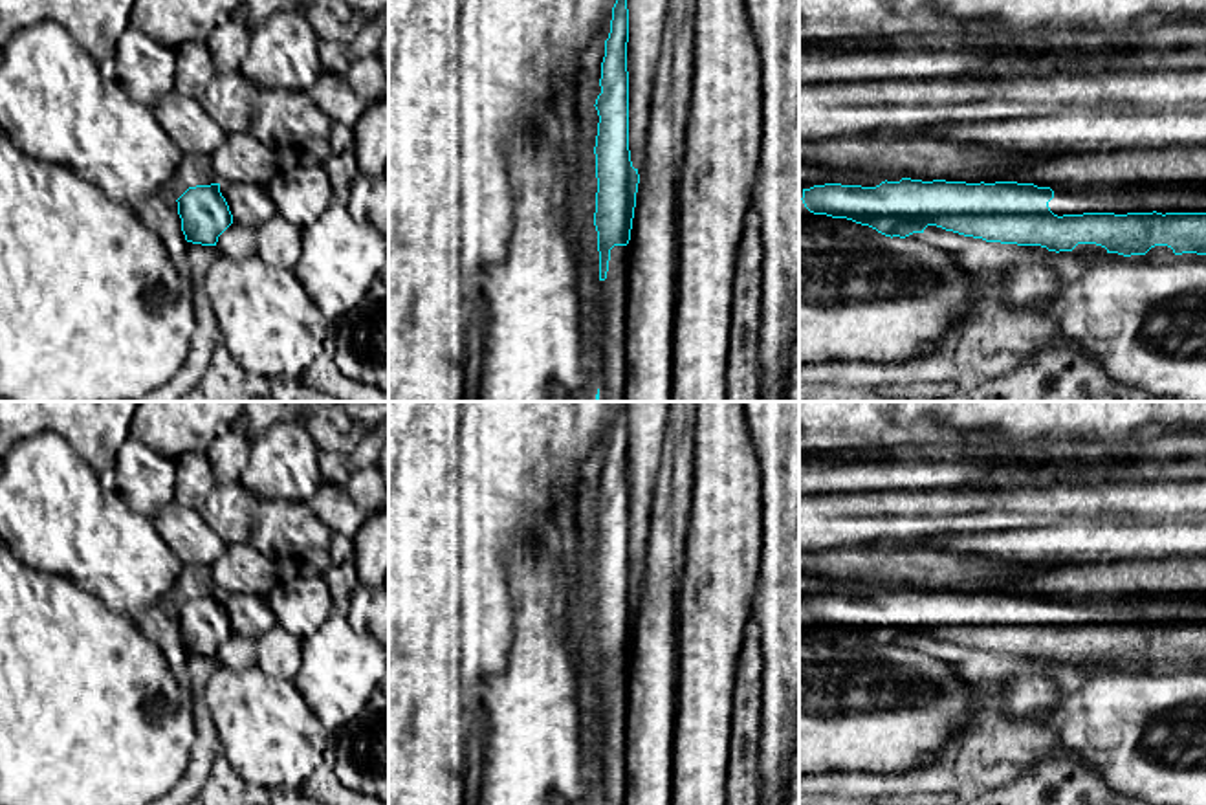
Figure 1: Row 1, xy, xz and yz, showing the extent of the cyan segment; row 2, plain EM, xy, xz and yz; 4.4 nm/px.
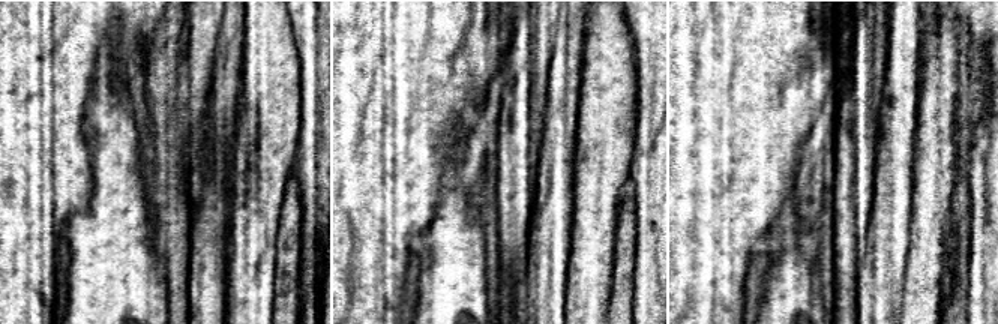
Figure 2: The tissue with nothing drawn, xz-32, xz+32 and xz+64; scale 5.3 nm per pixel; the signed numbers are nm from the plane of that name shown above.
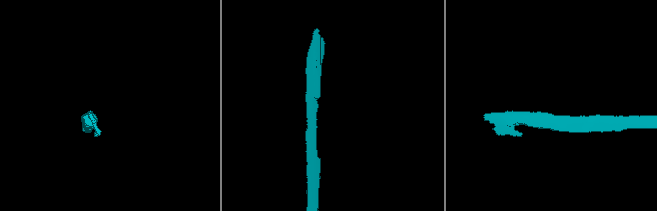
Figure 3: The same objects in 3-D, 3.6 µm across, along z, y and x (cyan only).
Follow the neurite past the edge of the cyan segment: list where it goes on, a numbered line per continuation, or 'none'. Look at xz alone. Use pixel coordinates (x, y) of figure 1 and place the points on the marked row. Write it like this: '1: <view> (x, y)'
1: xz (646, 17)

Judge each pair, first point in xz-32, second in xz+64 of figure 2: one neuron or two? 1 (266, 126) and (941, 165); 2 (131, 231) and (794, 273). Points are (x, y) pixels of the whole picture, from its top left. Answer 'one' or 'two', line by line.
1: one
2: one

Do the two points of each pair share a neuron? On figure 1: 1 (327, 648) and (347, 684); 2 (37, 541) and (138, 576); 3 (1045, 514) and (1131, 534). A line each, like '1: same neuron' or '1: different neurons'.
1: same neuron
2: same neuron
3: different neurons

